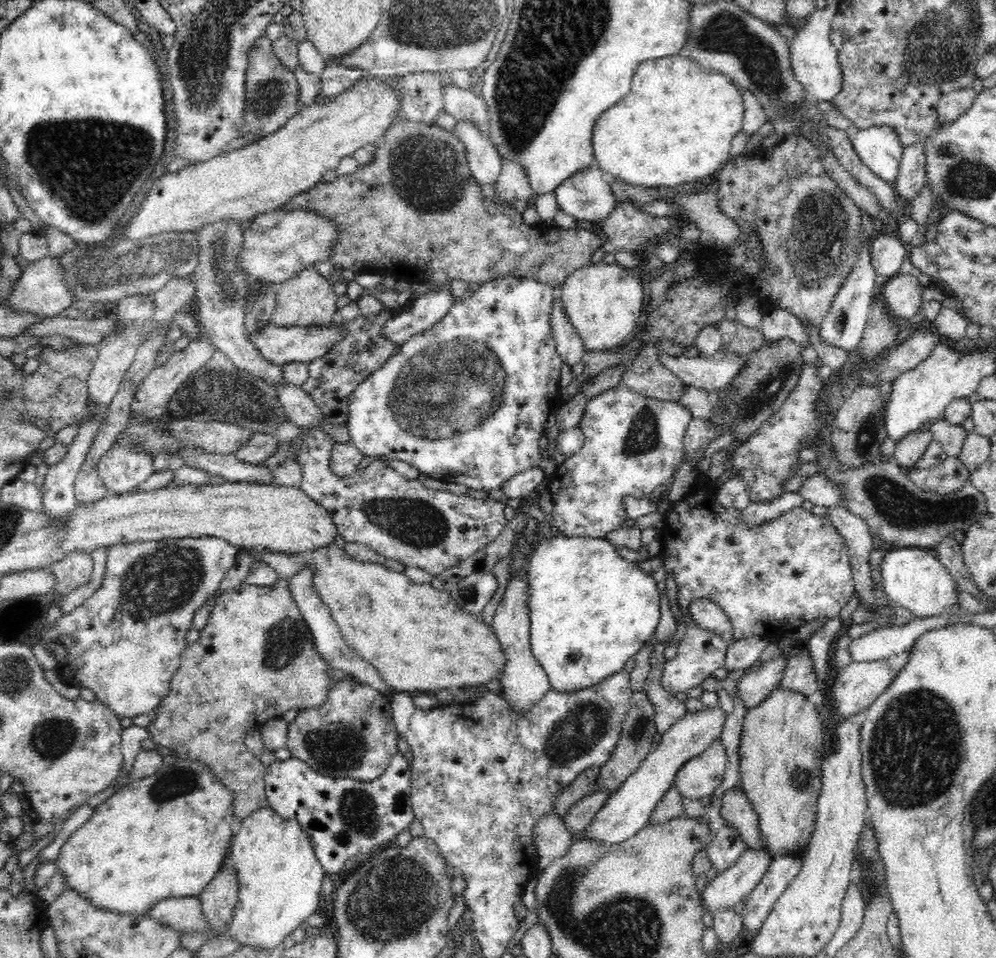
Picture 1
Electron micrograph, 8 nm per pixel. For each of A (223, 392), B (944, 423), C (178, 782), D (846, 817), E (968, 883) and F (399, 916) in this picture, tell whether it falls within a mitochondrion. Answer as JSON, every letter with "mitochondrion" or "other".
{"A":"mitochondrion","B":"other","C":"mitochondrion","D":"other","E":"other","F":"mitochondrion"}

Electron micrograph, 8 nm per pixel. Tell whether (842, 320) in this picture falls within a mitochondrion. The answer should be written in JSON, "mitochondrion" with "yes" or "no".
{"mitochondrion":"no"}

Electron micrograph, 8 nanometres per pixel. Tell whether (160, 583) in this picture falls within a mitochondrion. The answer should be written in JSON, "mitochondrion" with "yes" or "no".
{"mitochondrion":"yes"}

